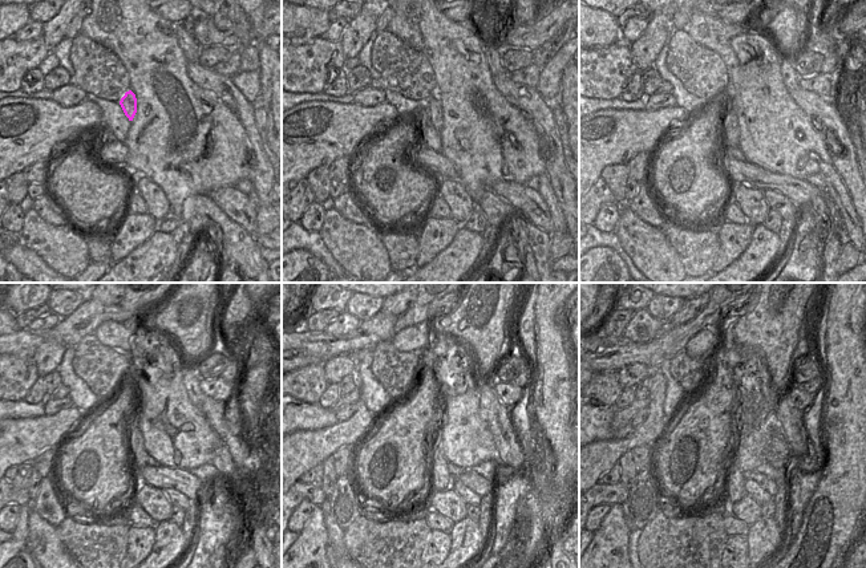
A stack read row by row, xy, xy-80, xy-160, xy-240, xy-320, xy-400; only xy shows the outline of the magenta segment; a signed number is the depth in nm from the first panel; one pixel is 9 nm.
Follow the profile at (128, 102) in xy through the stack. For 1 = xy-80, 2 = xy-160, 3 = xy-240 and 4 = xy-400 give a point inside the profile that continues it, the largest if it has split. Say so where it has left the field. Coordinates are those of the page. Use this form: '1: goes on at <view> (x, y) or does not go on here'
1: goes on at xy-80 (431, 109)
2: goes on at xy-160 (728, 120)
3: goes on at xy-240 (140, 457)
4: goes on at xy-400 (735, 479)

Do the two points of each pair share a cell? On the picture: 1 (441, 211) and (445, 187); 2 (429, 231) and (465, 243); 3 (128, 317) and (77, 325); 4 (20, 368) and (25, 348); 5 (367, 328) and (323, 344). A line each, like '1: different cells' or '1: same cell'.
1: different cells
2: different cells
3: same cell
4: different cells
5: same cell

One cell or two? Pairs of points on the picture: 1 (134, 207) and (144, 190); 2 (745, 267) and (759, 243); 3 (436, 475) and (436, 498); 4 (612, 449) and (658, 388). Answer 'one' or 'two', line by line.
1: two
2: one
3: two
4: one

